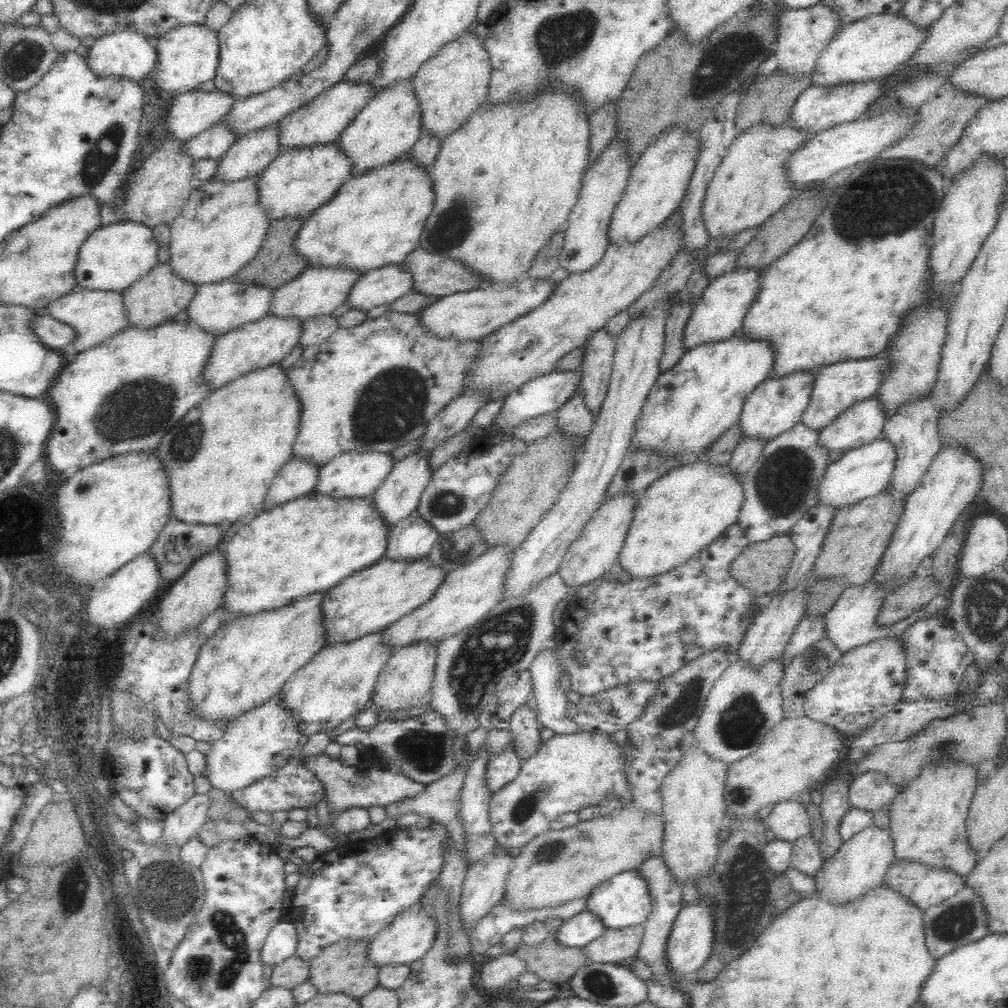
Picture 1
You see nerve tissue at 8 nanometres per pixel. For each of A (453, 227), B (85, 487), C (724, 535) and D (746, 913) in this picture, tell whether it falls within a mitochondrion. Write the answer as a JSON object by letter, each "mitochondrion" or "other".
{"A":"mitochondrion","B":"mitochondrion","C":"other","D":"mitochondrion"}

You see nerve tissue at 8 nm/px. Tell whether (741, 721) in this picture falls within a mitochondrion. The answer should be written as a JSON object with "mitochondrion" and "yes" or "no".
{"mitochondrion":"yes"}

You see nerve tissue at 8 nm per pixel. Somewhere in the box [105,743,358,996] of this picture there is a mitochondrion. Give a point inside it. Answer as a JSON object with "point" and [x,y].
{"point":[221,967]}

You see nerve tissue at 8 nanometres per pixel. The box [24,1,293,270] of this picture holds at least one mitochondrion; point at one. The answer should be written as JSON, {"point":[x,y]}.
{"point":[103,154]}

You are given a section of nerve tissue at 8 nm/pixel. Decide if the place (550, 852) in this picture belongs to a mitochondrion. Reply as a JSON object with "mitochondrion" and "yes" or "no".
{"mitochondrion":"yes"}

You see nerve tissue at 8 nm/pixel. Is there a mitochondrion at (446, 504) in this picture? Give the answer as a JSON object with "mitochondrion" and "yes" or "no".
{"mitochondrion":"yes"}

